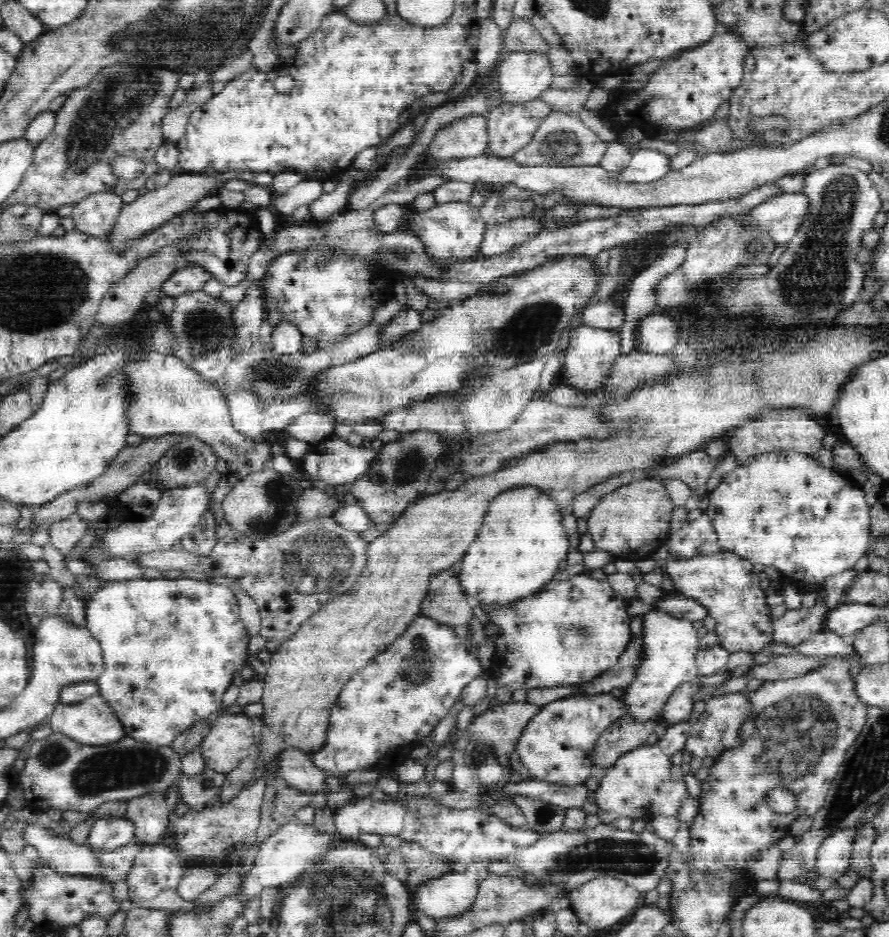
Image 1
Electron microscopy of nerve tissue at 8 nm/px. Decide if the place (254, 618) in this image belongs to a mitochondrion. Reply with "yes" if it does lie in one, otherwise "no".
no

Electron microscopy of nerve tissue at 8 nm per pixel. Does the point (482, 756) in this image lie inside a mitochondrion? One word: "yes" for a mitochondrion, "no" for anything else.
yes

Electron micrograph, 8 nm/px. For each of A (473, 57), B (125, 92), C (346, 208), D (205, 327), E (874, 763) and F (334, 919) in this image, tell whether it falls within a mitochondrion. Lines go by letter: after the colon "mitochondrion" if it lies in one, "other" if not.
A: other
B: mitochondrion
C: other
D: mitochondrion
E: mitochondrion
F: mitochondrion

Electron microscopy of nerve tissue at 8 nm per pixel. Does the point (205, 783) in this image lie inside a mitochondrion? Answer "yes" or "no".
yes

